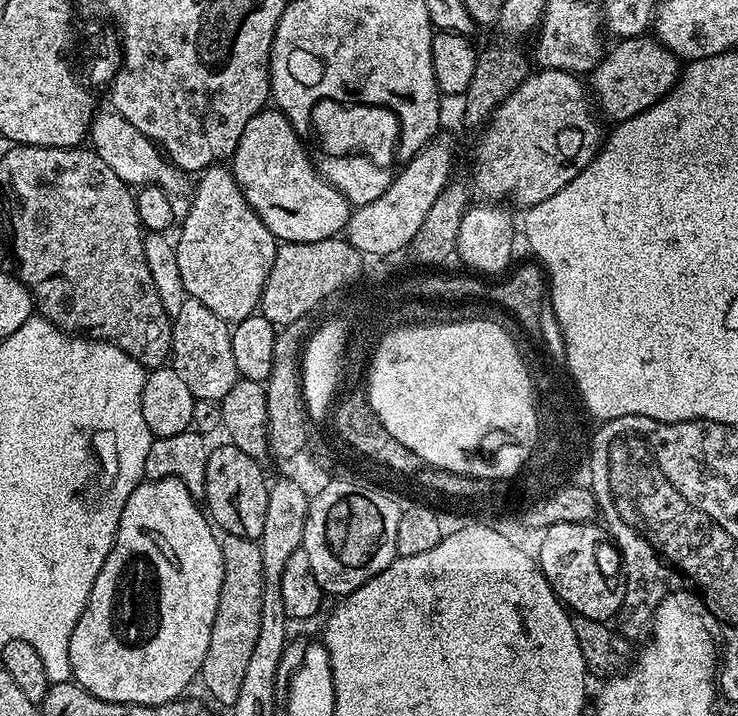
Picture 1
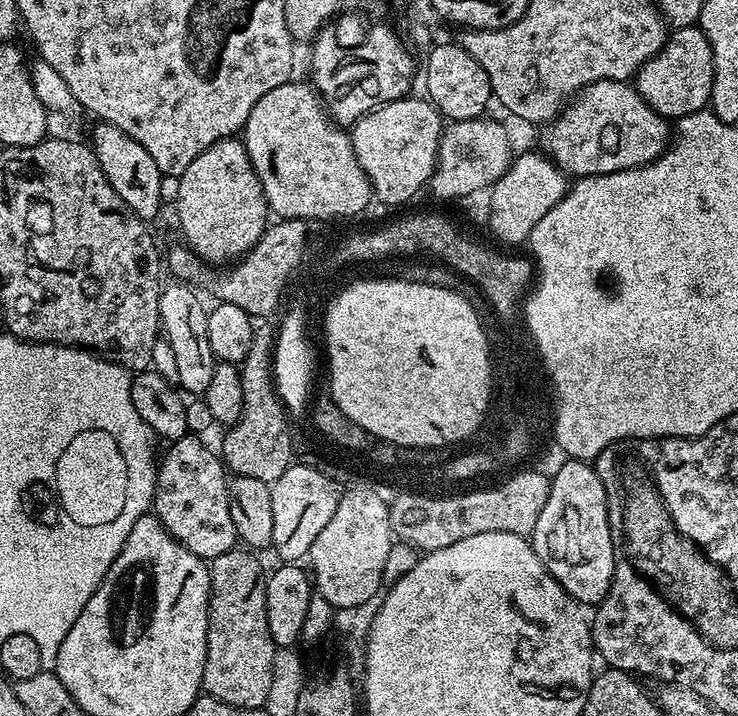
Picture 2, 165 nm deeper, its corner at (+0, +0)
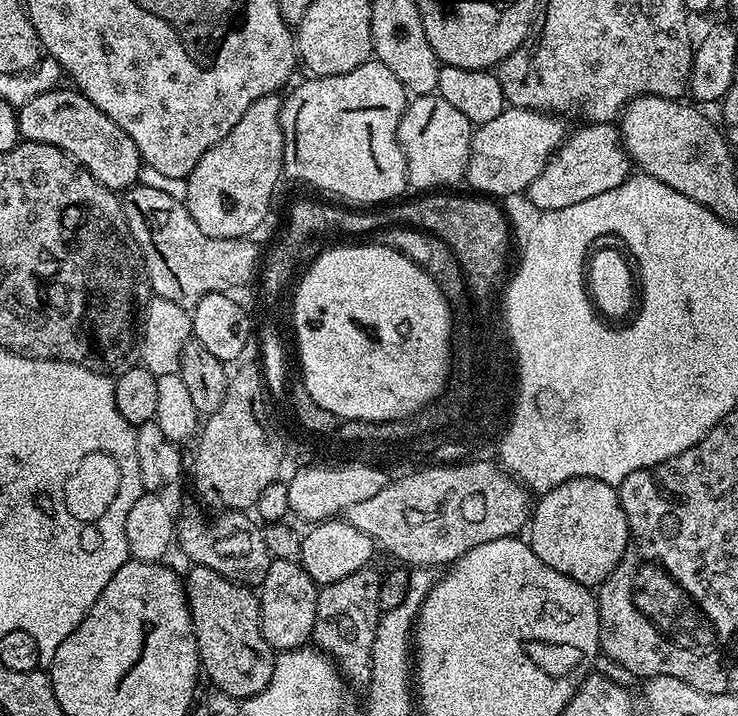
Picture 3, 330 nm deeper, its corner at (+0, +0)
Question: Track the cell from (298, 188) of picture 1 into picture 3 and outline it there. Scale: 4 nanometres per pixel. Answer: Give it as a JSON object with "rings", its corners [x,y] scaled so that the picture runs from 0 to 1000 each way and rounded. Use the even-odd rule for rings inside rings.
{"rings":[[[501,81],[469,103],[423,106],[416,110],[390,135],[386,133],[379,148],[379,175],[385,189],[383,244],[407,257],[430,263],[434,267],[430,270],[451,268],[462,274],[455,277],[477,288],[515,288],[546,275],[547,263],[554,261],[553,233],[542,194],[537,189],[556,134],[545,115],[539,115],[534,98],[528,98],[528,92],[516,84]]]}

